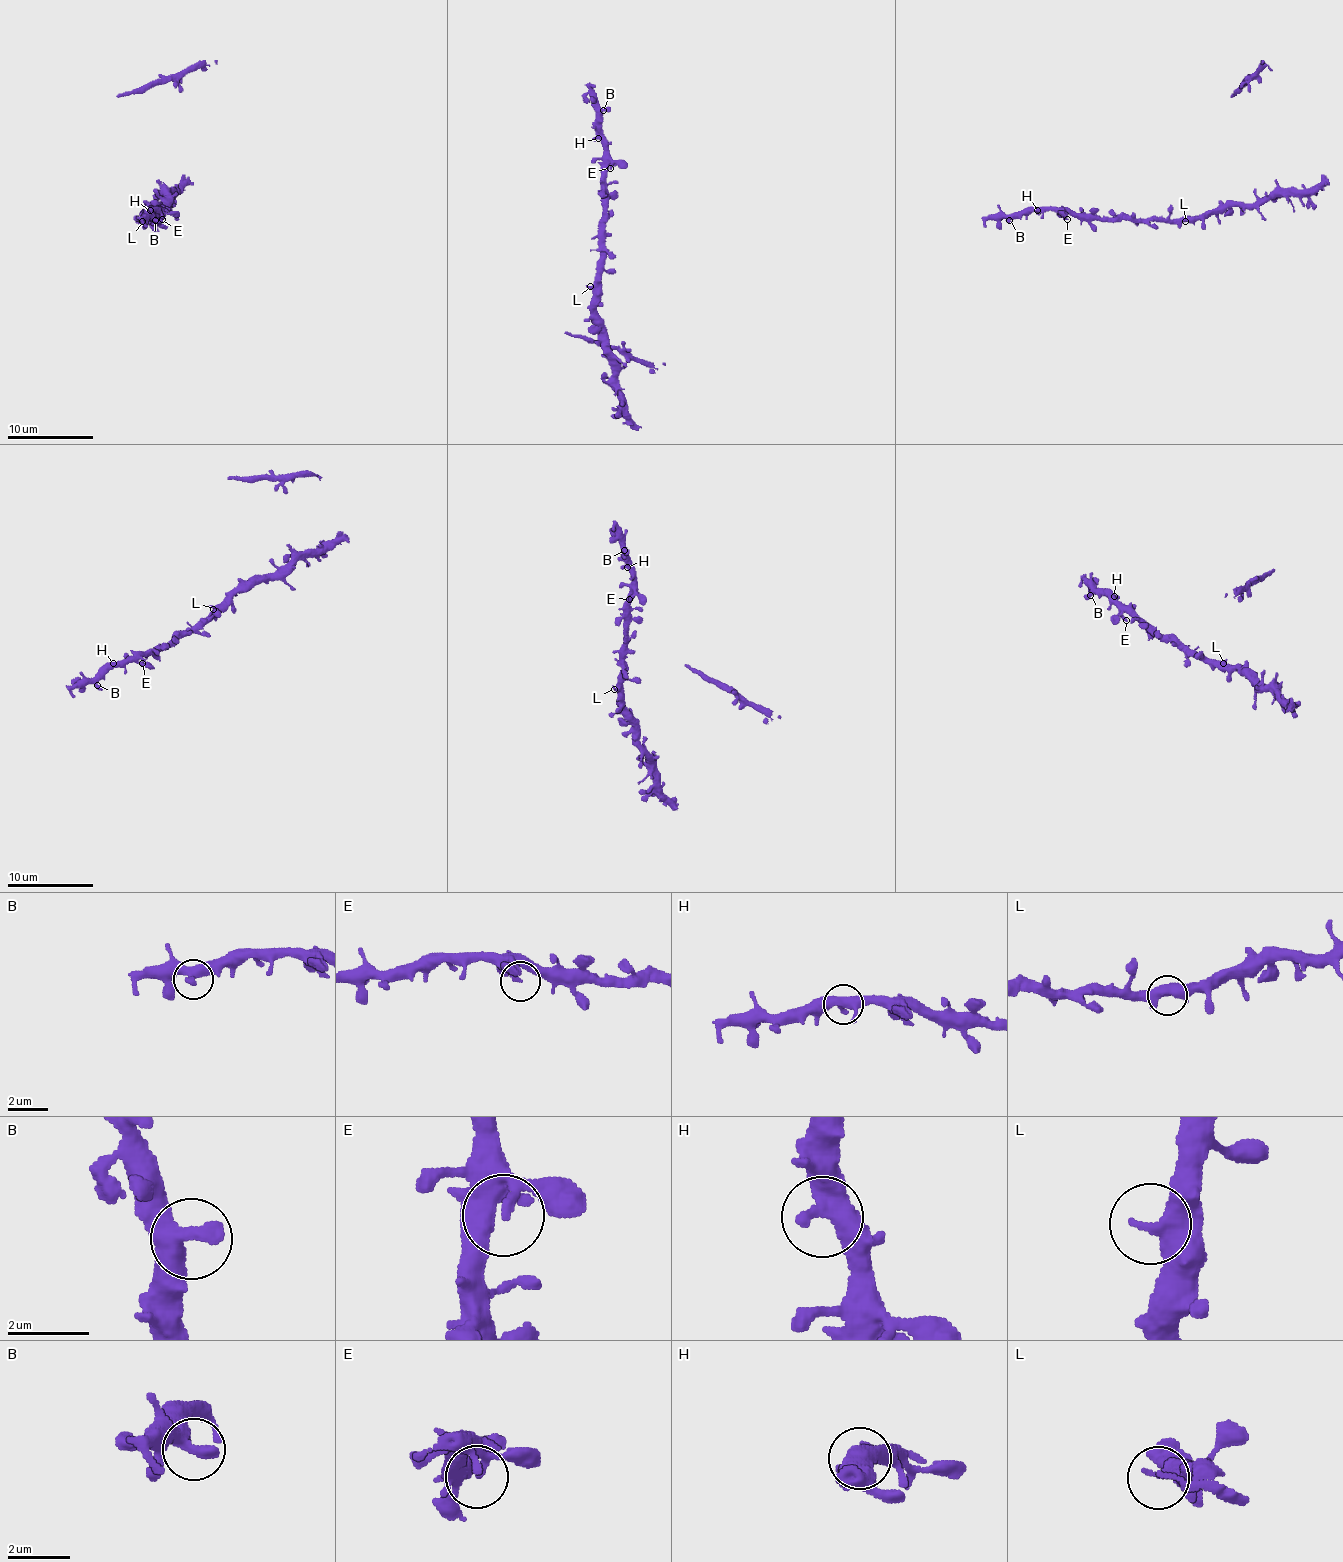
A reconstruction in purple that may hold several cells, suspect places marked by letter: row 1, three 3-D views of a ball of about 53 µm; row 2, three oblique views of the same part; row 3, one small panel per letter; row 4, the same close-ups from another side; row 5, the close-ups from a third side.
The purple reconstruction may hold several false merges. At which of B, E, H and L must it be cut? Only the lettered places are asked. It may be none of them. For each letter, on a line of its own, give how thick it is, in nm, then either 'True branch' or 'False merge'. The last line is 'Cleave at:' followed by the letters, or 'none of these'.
B: Thickness 440 nm. True branch
E: Thickness 150 nm. True branch
H: Thickness 500 nm. True branch
L: Thickness 420 nm. True branch
Cleave at: none of these

